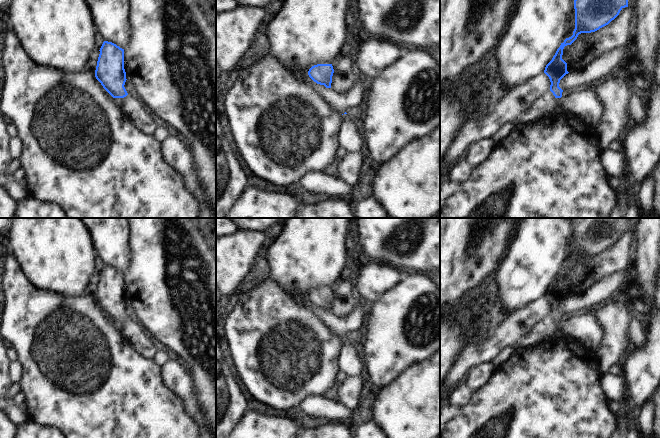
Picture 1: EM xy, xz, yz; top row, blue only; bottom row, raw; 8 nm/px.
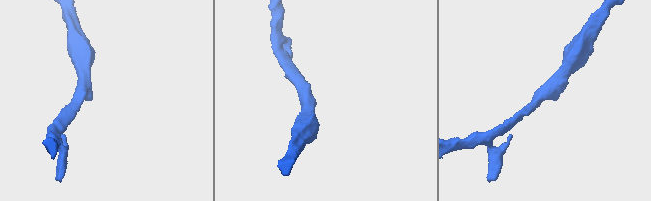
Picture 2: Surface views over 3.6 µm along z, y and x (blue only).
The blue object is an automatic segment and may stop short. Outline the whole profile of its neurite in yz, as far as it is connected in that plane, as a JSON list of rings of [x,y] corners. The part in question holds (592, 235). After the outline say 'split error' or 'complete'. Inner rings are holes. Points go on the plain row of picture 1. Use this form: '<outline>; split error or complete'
[[[579,218],[575,222],[575,253],[573,259],[561,267],[544,294],[551,306],[550,315],[557,325],[555,337],[565,334],[561,330],[563,314],[559,311],[560,304],[569,297],[567,287],[562,283],[564,271],[571,269],[579,258],[595,256],[608,249],[625,231],[628,231],[626,218]]]; split error

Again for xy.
[[[104,265],[95,294],[95,301],[103,312],[113,321],[123,325],[122,335],[132,348],[141,356],[152,360],[156,349],[143,329],[128,320],[124,311],[126,296],[124,293],[124,273],[116,268]]]; split error

